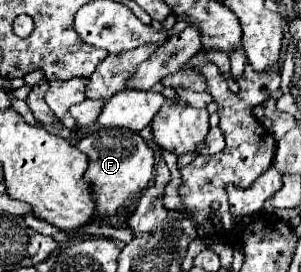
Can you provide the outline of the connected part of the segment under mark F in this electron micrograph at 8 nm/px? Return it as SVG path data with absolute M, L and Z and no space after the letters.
M98 129L84 137L76 147L88 155L88 171L84 177L92 189L96 205L94 219L104 221L118 215L120 209L132 205L138 195L142 195L154 177L154 151L134 131Z

